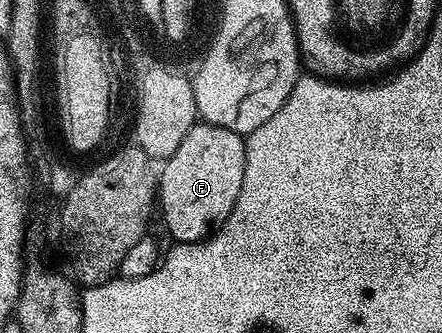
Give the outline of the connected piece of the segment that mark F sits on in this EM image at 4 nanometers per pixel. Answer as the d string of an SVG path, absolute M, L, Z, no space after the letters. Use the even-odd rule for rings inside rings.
M197 121L190 129L190 133L186 133L186 137L182 137L182 145L178 145L178 149L174 149L174 153L169 159L163 160L161 169L158 171L158 211L164 214L164 227L173 235L176 243L197 243L199 239L206 239L221 223L224 222L226 216L234 209L234 201L238 201L238 193L242 189L242 173L246 165L246 157L244 156L245 136L234 133L230 129L222 129L218 125L210 125L203 121Z

